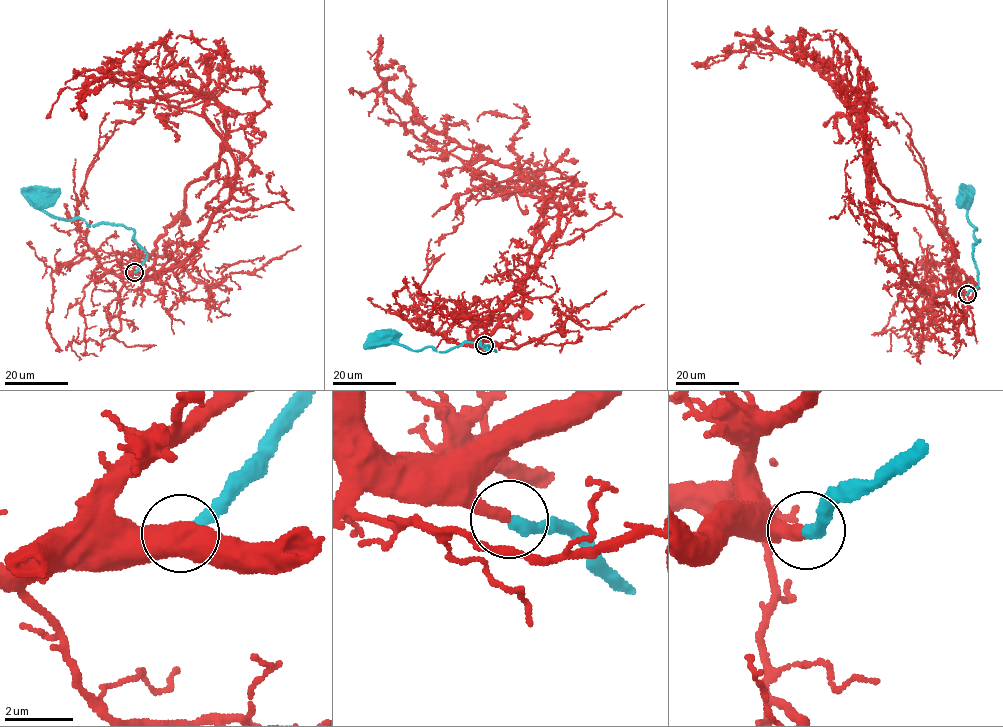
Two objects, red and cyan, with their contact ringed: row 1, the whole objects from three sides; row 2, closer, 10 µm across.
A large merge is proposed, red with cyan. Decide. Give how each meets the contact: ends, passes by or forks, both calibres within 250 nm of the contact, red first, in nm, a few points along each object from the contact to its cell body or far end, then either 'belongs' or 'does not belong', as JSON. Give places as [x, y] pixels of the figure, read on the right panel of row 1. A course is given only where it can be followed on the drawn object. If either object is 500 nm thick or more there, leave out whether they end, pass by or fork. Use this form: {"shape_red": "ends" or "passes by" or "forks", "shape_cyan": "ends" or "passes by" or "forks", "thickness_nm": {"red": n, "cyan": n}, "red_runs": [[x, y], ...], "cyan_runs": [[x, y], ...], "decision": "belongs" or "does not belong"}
{"shape_red": "ends", "shape_cyan": "ends", "thickness_nm": {"red": 380, "cyan": 400}, "red_runs": [[967, 294], [951, 286], [955, 248], [935, 213], [891, 195], [857, 115], [817, 70], [758, 42], [691, 64]], "cyan_runs": [[967, 294], [978, 285], [973, 245], [980, 241], [973, 233], [976, 230], [968, 219], [967, 205], [962, 200]], "decision": "belongs"}

